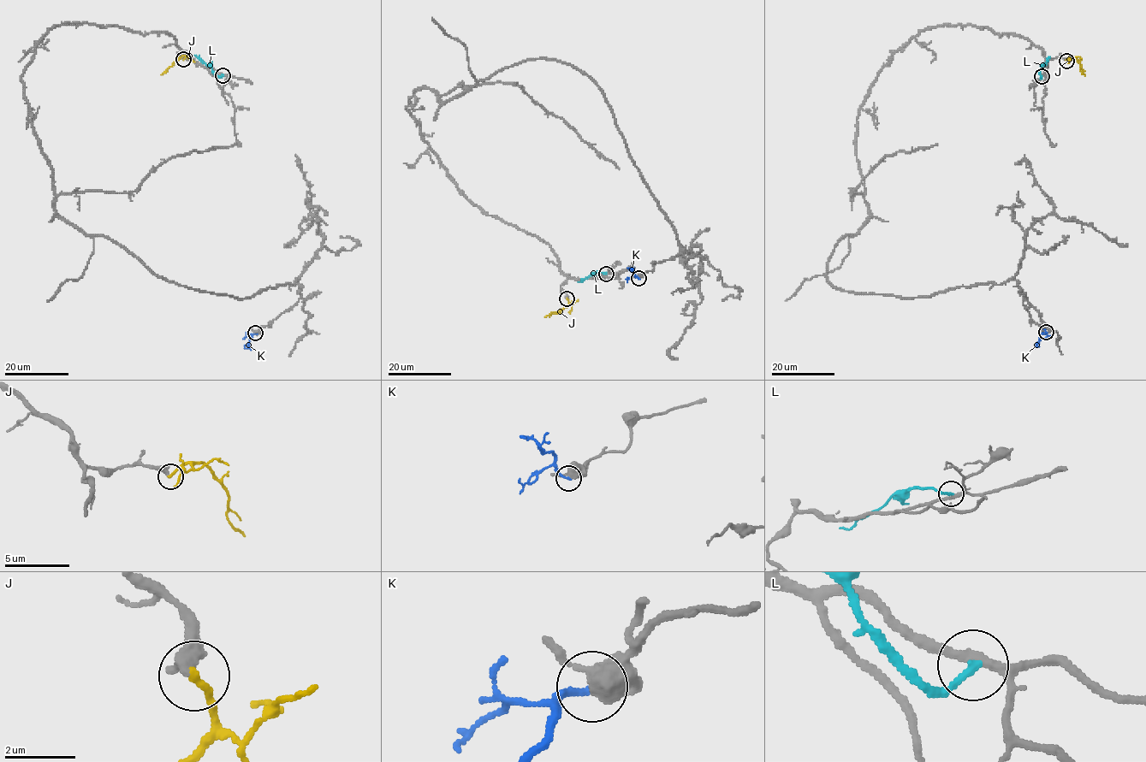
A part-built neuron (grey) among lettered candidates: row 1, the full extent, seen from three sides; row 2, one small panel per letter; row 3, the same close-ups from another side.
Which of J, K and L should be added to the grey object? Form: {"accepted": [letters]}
{"accepted": ["J"]}

